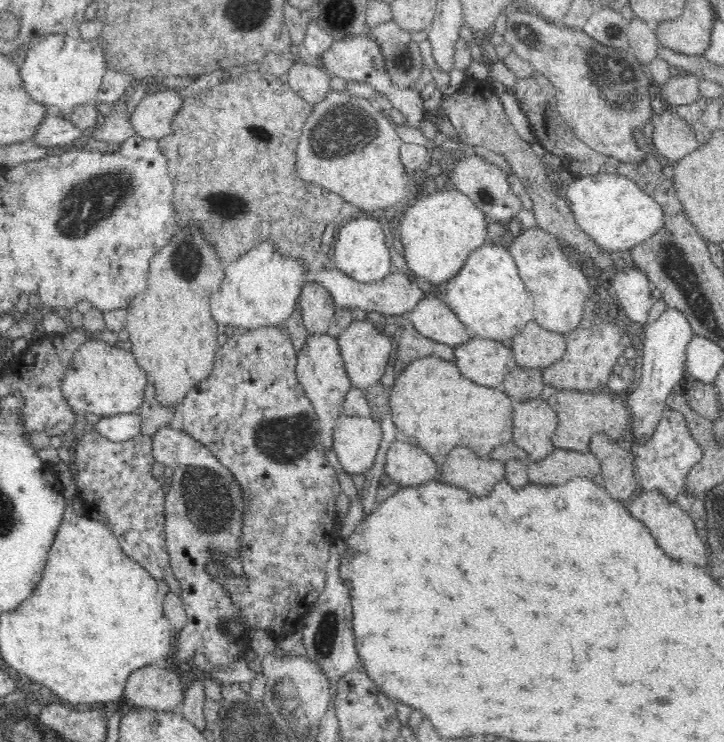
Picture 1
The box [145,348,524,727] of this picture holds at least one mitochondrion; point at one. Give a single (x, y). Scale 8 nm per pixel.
(211, 503)

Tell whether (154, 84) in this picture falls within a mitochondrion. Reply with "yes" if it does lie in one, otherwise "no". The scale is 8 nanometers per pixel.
no

